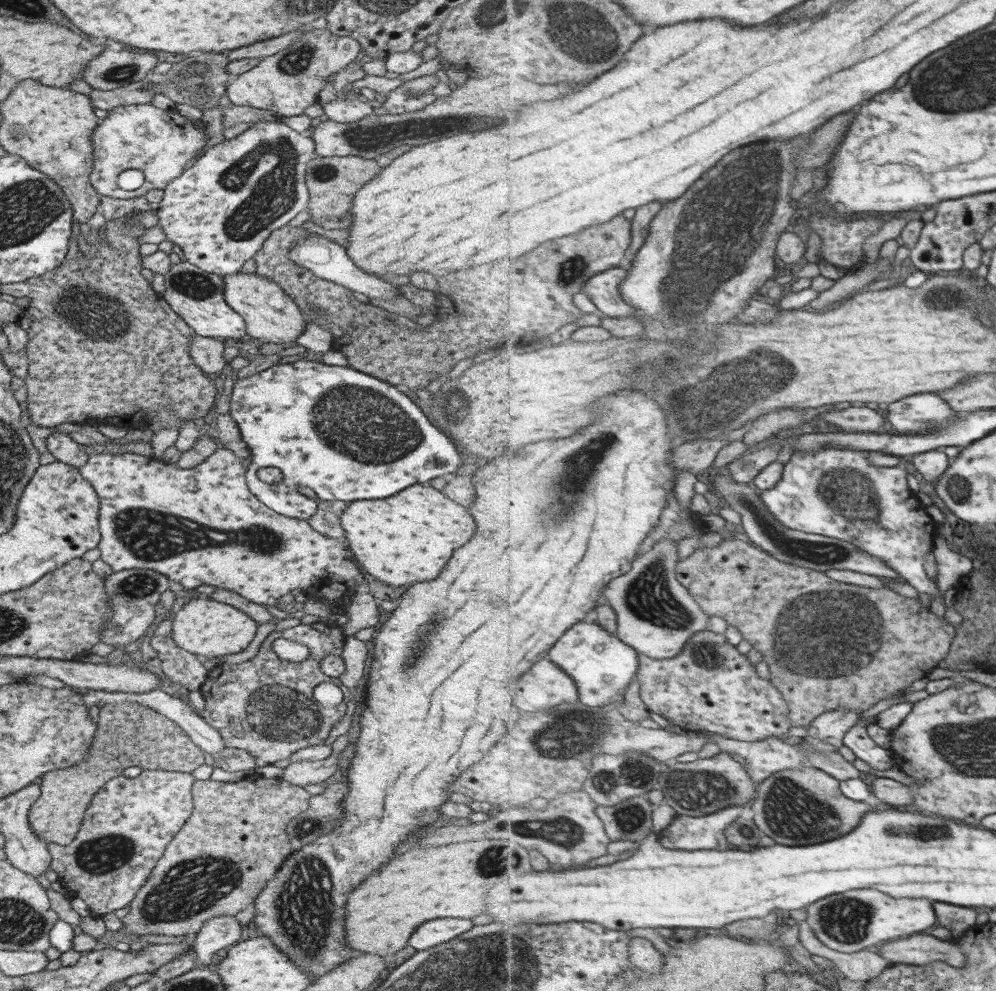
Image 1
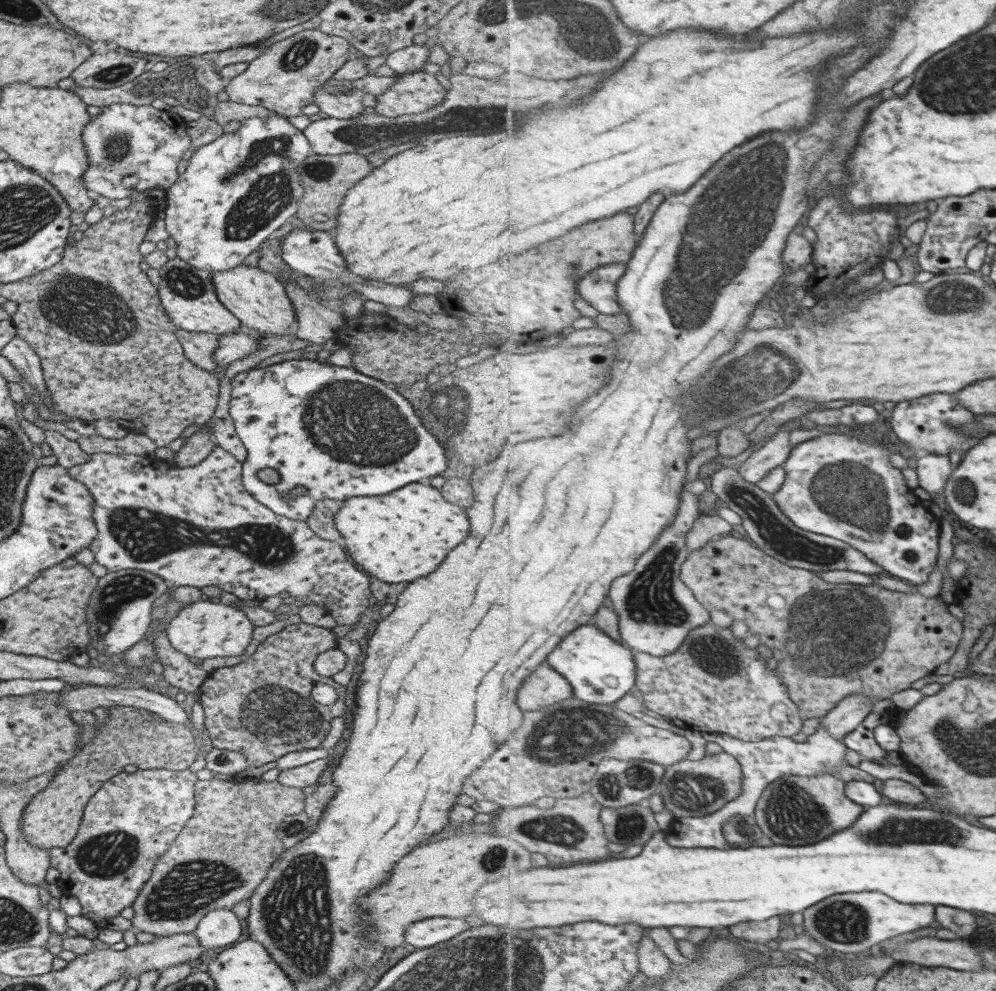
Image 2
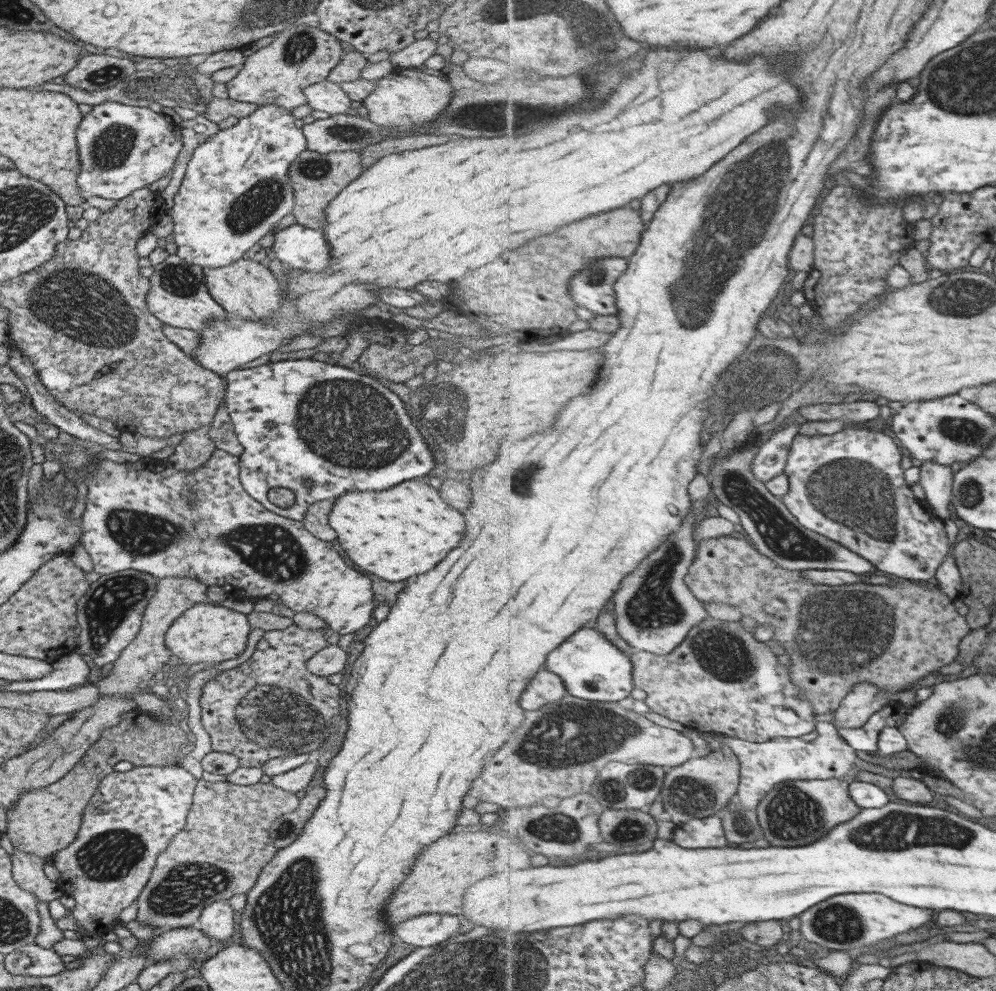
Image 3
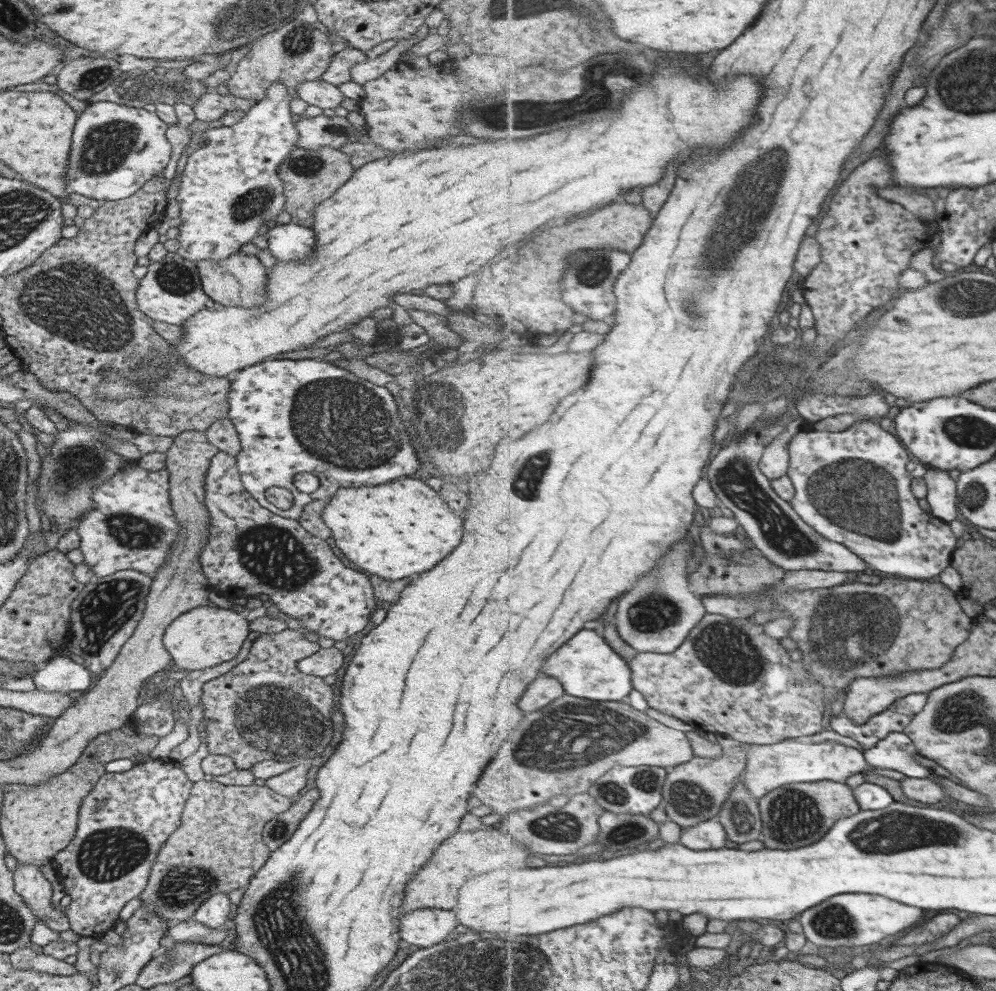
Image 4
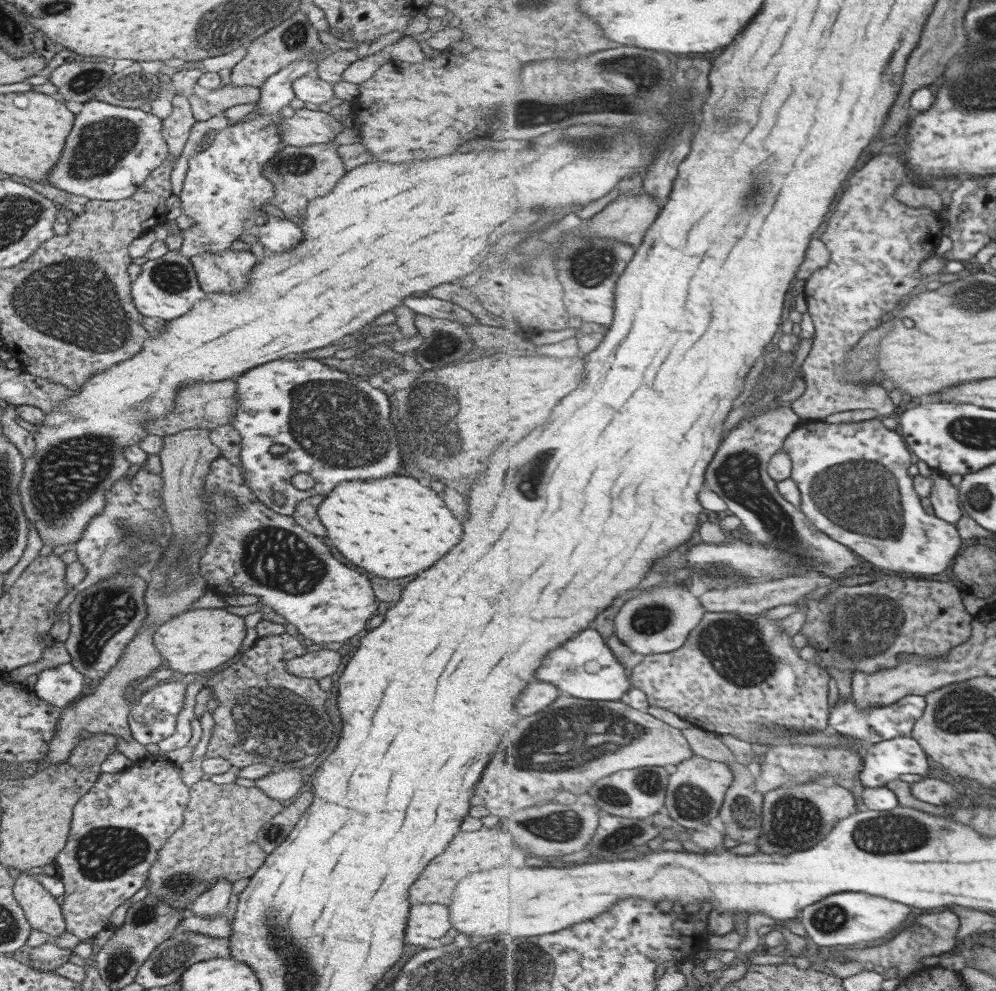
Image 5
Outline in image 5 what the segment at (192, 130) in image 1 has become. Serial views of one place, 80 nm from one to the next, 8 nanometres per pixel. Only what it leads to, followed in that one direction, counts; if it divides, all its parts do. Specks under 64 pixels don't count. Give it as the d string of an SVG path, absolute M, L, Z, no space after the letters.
M96 98L86 101L82 110L75 114L61 157L50 170L47 182L64 192L84 196L90 201L117 201L131 197L148 175L170 154L166 139L162 136L162 121L153 113L139 108L116 106Z

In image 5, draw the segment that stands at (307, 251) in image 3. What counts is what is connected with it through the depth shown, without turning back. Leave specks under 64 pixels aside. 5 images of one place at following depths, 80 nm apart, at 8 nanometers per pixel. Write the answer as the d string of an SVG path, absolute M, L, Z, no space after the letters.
M263 214L265 221L262 225L258 224L258 230L256 230L256 238L263 244L267 252L283 253L293 249L303 239L303 232L298 224L293 223L288 219L280 219L272 214Z

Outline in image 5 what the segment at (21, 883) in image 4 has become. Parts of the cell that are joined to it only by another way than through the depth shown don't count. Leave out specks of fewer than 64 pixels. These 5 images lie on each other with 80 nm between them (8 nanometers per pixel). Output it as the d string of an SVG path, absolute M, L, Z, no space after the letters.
M22 871L15 880L14 899L24 910L32 930L44 932L50 935L51 941L54 941L65 932L66 921L56 898L37 882L35 876L24 875Z

